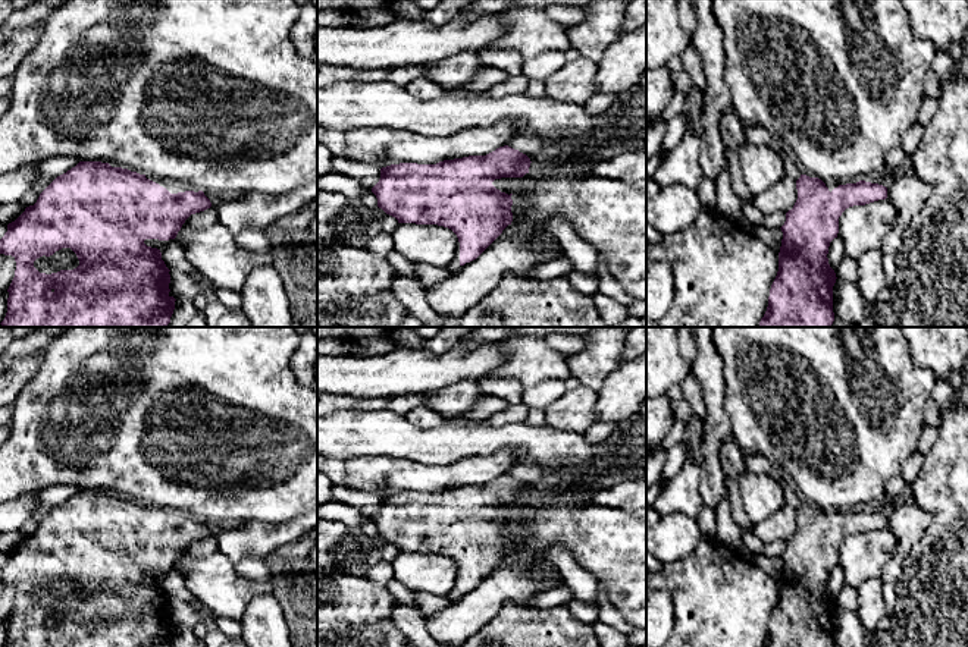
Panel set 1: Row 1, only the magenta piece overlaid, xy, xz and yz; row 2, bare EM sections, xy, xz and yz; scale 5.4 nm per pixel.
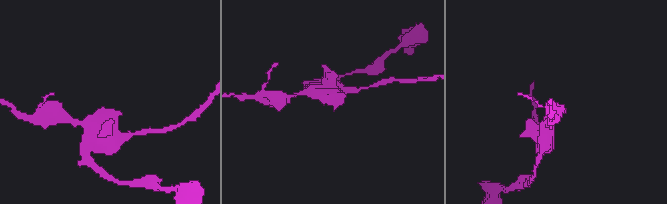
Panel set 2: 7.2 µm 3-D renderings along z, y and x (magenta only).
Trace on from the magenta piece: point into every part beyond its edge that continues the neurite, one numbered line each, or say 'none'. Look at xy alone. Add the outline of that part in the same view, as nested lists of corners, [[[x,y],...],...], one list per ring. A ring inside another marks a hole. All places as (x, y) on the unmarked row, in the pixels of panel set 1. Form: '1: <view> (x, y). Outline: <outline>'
1: xy (174, 515). Outline: [[[145,503],[145,506],[166,516],[170,522],[185,521],[185,519],[194,519],[194,521],[200,519],[195,513],[189,513],[187,511],[163,508],[151,503]]]

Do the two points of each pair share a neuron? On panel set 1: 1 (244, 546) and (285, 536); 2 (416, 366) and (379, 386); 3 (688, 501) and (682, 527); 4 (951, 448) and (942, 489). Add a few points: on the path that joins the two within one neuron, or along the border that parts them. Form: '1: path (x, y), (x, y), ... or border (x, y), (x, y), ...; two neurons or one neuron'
1: path (254, 539), (275, 536); one neuron
2: path (407, 371), (388, 377); one neuron
3: border (661, 515), (689, 514), (695, 518); two neurons
4: path (951, 458), (951, 479); one neuron

